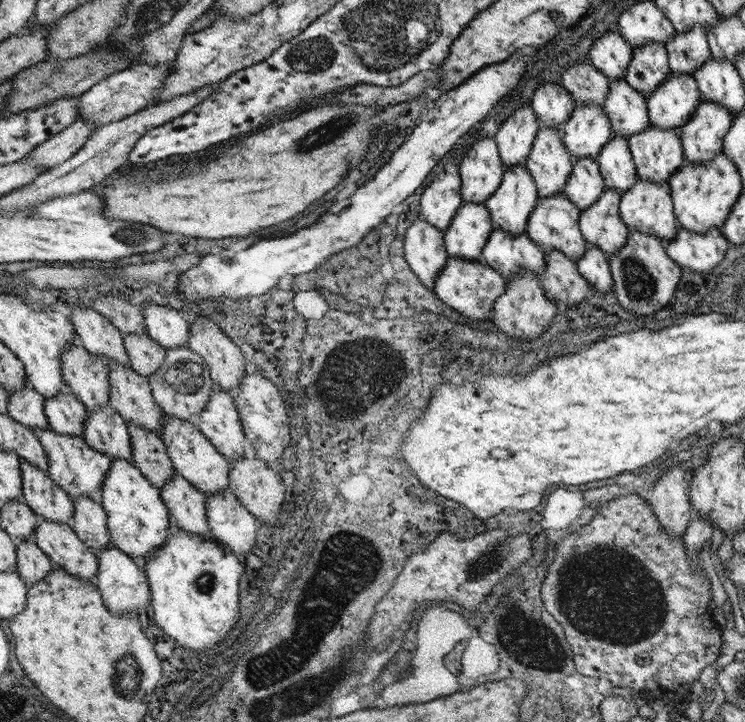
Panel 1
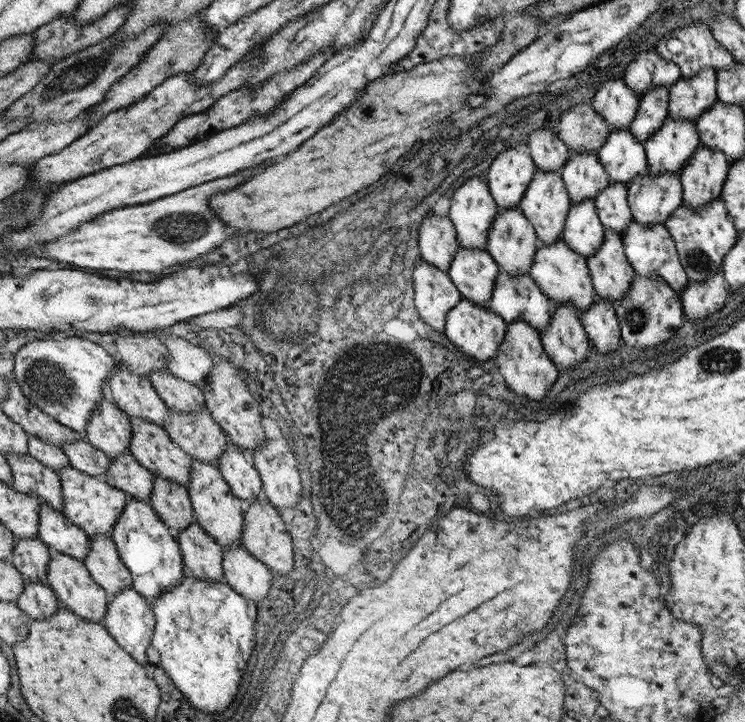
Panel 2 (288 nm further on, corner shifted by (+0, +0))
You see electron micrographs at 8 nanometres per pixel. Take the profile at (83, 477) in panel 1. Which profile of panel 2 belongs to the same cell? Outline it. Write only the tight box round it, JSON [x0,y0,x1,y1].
[57,466,127,538]

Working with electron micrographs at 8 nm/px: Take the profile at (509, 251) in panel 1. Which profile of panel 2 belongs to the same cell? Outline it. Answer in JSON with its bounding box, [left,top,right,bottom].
[489,270,549,334]

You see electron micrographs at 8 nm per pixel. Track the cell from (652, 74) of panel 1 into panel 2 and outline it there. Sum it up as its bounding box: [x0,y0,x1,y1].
[629,86,669,142]

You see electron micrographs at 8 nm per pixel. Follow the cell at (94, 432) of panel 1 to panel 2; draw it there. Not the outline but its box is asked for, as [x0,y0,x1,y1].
[103,452,153,502]

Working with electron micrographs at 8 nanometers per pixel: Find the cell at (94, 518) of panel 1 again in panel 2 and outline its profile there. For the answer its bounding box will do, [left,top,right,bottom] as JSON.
[83,536,133,598]

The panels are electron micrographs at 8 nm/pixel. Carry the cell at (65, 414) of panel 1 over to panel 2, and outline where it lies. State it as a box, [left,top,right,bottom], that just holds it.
[61,442,109,478]

